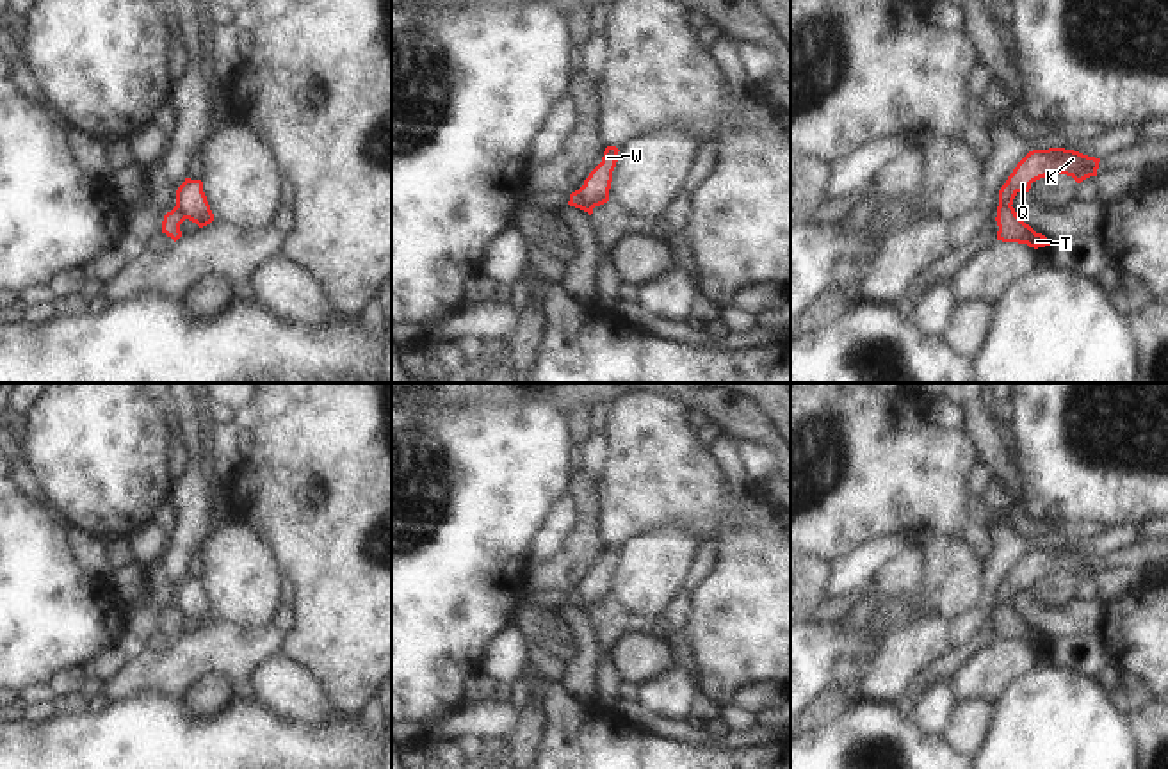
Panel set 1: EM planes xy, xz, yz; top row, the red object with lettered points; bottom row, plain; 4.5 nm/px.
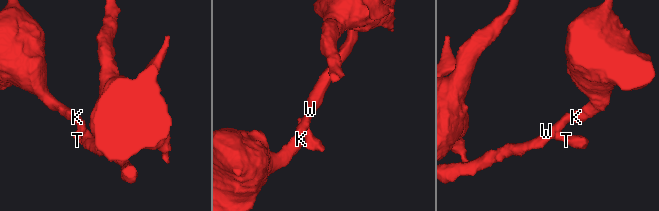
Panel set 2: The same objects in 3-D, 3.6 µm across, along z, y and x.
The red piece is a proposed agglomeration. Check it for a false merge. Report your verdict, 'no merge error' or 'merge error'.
merge error

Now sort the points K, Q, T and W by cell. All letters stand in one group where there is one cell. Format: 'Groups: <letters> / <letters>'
Groups: K Q W / T.

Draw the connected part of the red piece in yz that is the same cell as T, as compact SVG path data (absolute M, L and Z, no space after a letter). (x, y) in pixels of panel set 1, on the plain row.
M1013 605L999 607L995 619L999 625L997 639L1027 643L1034 648L1052 644L1052 639L1026 623Z

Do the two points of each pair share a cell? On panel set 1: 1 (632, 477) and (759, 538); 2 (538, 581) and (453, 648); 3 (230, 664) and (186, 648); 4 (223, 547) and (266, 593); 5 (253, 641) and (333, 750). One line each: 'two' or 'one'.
1: one
2: two
3: one
4: one
5: two

